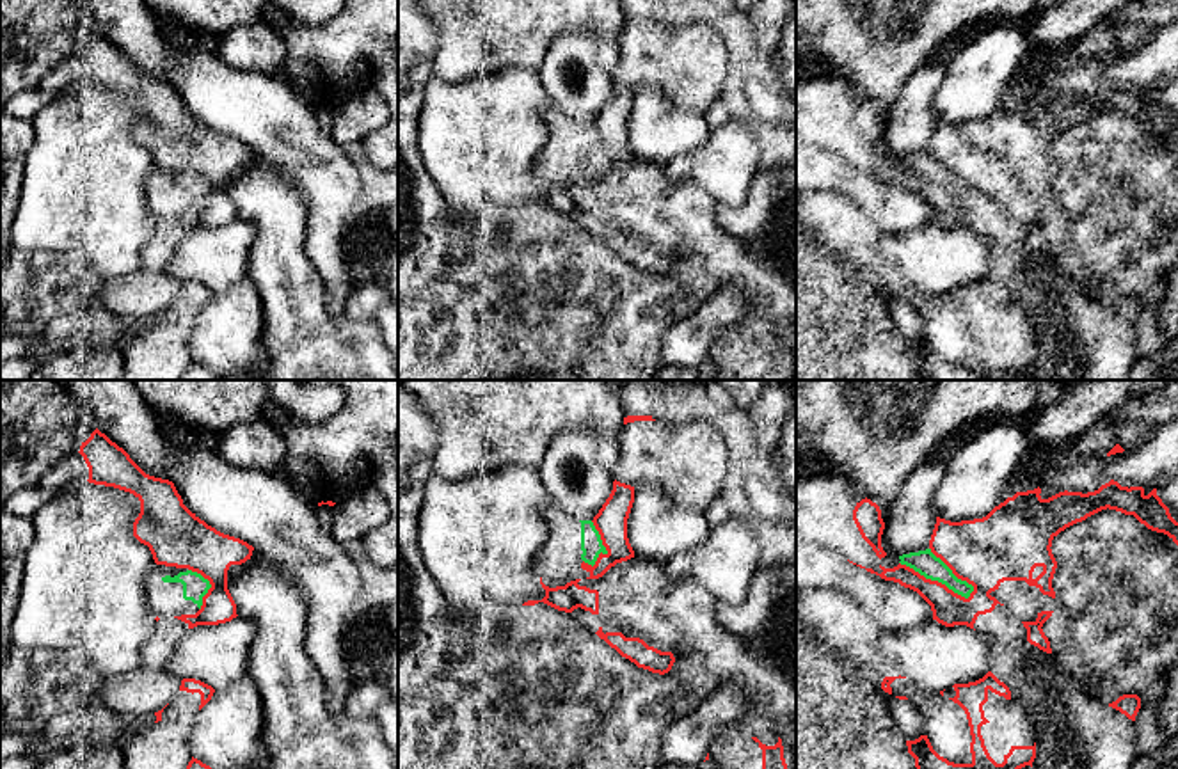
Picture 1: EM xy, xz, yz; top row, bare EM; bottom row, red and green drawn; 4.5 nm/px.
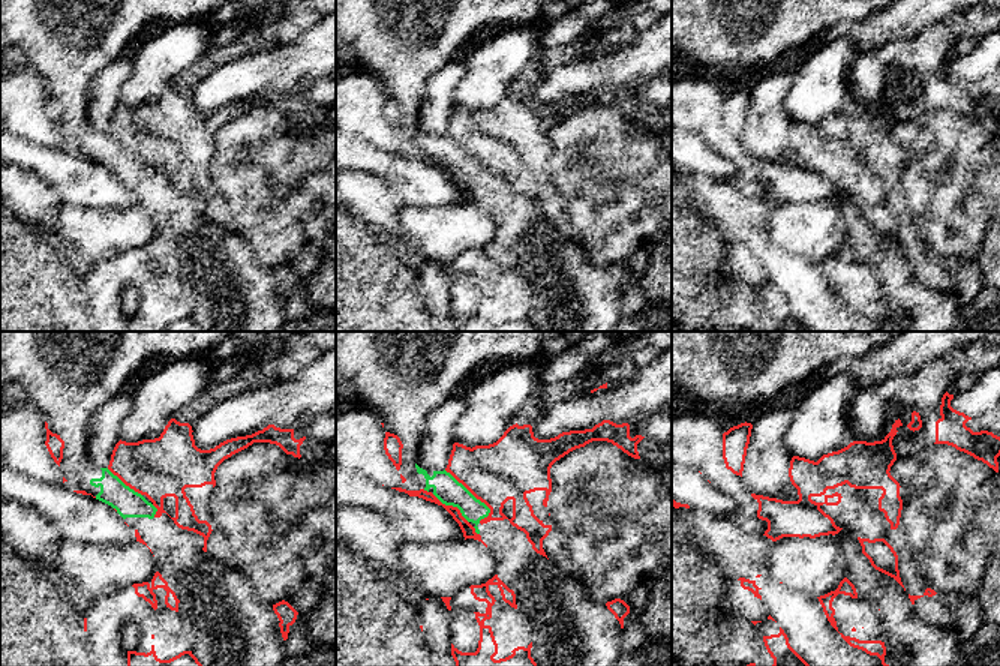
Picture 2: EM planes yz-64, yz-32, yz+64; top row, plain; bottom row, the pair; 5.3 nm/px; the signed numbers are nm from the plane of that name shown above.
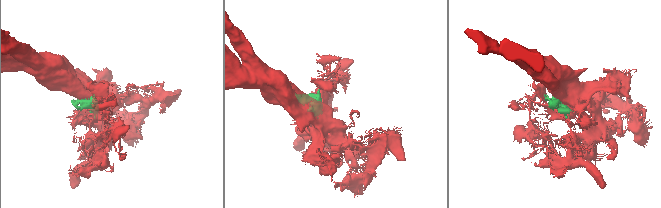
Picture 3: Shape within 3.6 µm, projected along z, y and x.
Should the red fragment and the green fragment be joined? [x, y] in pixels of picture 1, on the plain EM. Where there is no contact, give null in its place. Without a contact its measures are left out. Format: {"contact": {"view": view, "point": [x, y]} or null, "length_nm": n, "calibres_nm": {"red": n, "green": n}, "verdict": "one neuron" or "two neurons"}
{"contact": {"view": "yz", "point": [937, 183]}, "length_nm": 360, "calibres_nm": {"red": 300, "green": 110}, "verdict": "two neurons"}

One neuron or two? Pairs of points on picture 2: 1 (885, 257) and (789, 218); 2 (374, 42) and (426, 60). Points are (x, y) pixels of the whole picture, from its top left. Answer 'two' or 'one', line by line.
1: two
2: one

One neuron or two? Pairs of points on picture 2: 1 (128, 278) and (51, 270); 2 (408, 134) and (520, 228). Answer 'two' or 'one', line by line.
1: two
2: one

